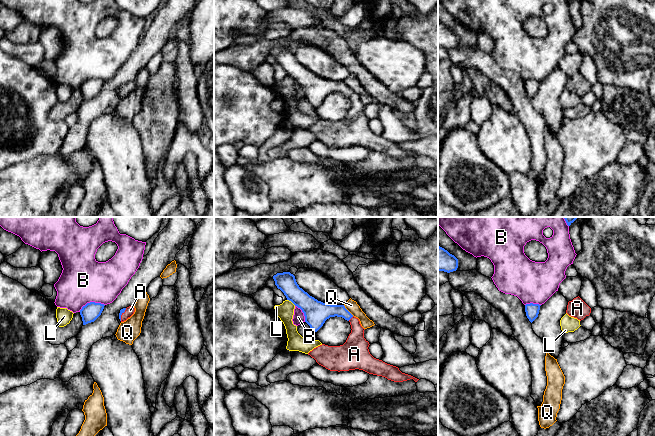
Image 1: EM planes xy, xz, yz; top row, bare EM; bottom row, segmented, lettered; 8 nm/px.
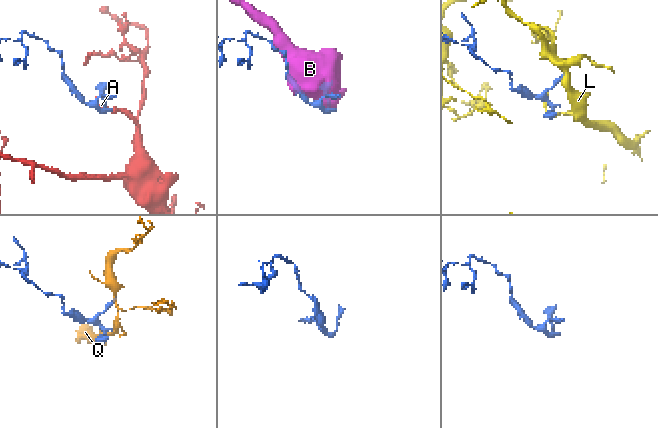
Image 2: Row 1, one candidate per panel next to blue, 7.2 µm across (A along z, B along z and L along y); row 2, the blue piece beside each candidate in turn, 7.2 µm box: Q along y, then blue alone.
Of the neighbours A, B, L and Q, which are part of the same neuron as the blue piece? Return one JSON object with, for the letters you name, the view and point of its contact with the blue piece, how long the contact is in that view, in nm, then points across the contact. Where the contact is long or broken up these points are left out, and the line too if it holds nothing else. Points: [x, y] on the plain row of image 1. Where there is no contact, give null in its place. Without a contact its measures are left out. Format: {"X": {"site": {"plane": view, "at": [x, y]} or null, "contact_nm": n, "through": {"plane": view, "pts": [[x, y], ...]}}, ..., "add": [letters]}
{"A": {"site": {"plane": "xz", "at": [350, 94]}, "contact_nm": 60, "through": {"plane": "xz", "pts": [[320, 88], [341, 87], [350, 94], [355, 99], [355, 124]]}}, "add": ["A"]}

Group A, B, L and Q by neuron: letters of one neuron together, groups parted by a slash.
A / B / L / Q

